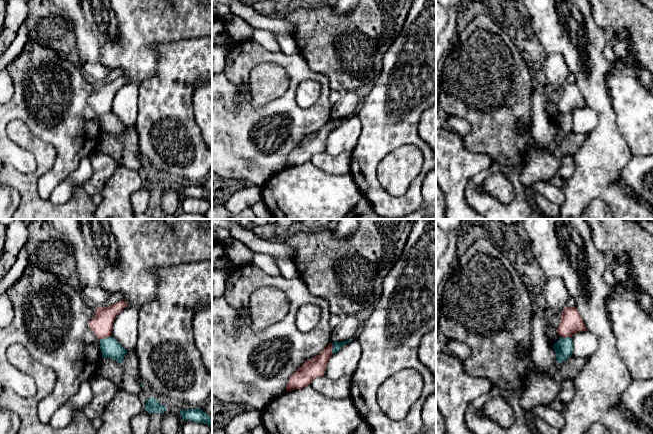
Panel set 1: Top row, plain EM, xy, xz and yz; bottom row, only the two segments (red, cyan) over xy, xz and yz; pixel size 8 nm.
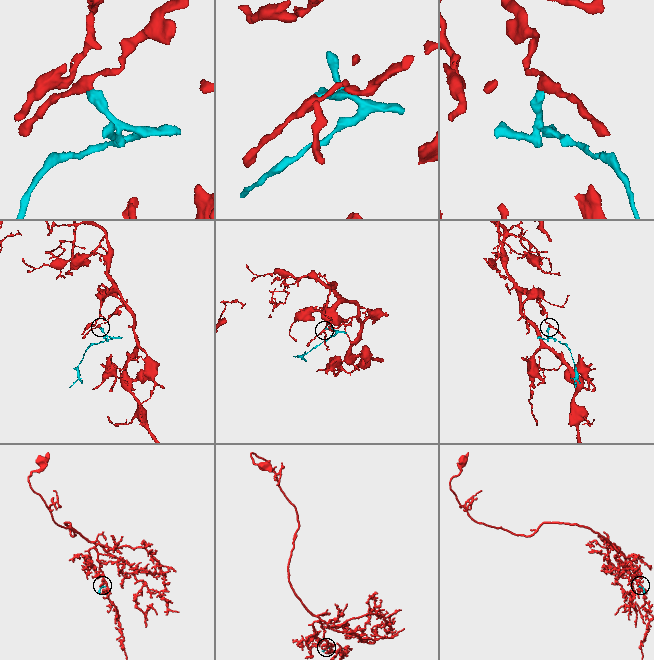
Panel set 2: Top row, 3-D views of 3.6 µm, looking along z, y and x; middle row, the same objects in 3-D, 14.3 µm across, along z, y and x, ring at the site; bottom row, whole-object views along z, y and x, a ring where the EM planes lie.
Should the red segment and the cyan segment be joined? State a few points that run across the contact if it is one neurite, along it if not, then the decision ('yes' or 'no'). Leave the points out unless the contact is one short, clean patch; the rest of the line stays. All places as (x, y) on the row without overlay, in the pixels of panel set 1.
xy (111, 112), (100, 116) | no

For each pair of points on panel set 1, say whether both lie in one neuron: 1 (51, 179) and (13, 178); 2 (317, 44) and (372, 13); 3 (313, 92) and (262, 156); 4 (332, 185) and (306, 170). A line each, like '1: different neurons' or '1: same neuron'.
1: different neurons
2: same neuron
3: different neurons
4: same neuron

